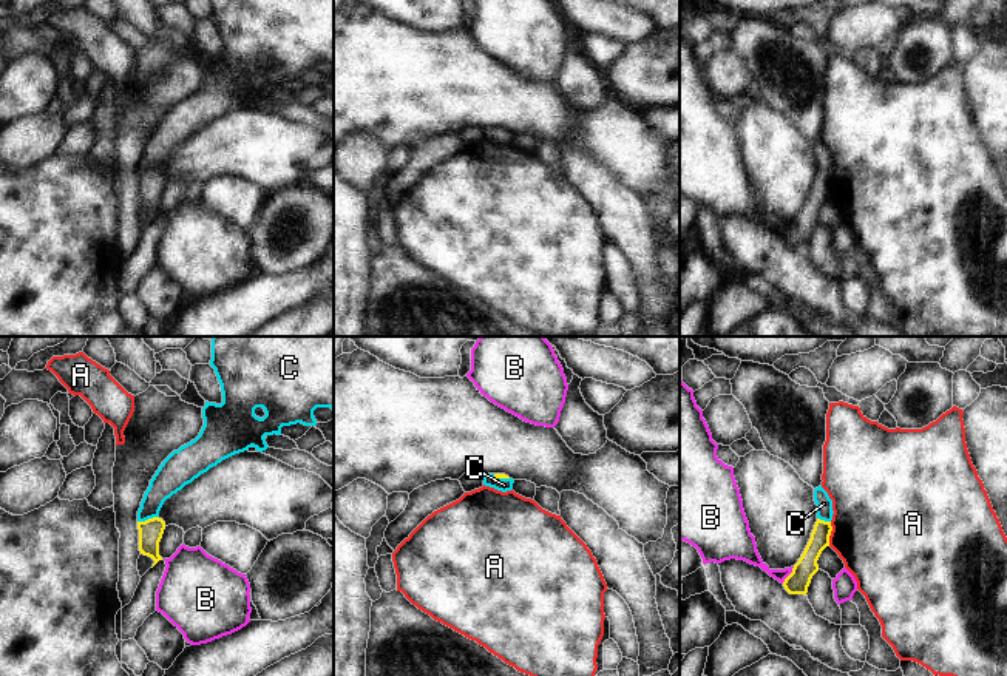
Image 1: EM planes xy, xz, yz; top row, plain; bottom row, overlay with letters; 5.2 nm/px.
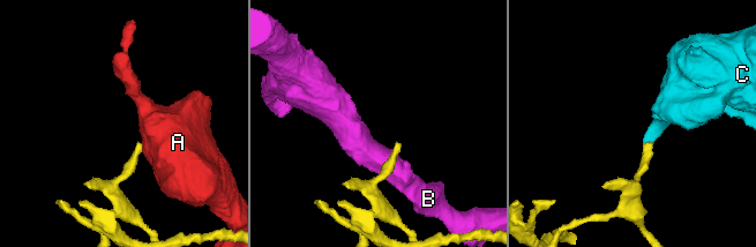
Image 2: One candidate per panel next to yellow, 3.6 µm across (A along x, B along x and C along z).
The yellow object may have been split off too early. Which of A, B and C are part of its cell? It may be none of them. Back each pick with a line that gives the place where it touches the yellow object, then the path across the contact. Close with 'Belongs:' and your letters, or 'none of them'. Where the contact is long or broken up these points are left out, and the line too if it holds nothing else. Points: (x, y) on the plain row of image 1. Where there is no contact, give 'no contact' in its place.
C: xy (149, 173) | across xy (150, 185), (149, 173), (153, 152), (170, 131)
Belongs: C

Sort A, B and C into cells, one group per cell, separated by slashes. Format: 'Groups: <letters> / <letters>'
Groups: A / B / C.

